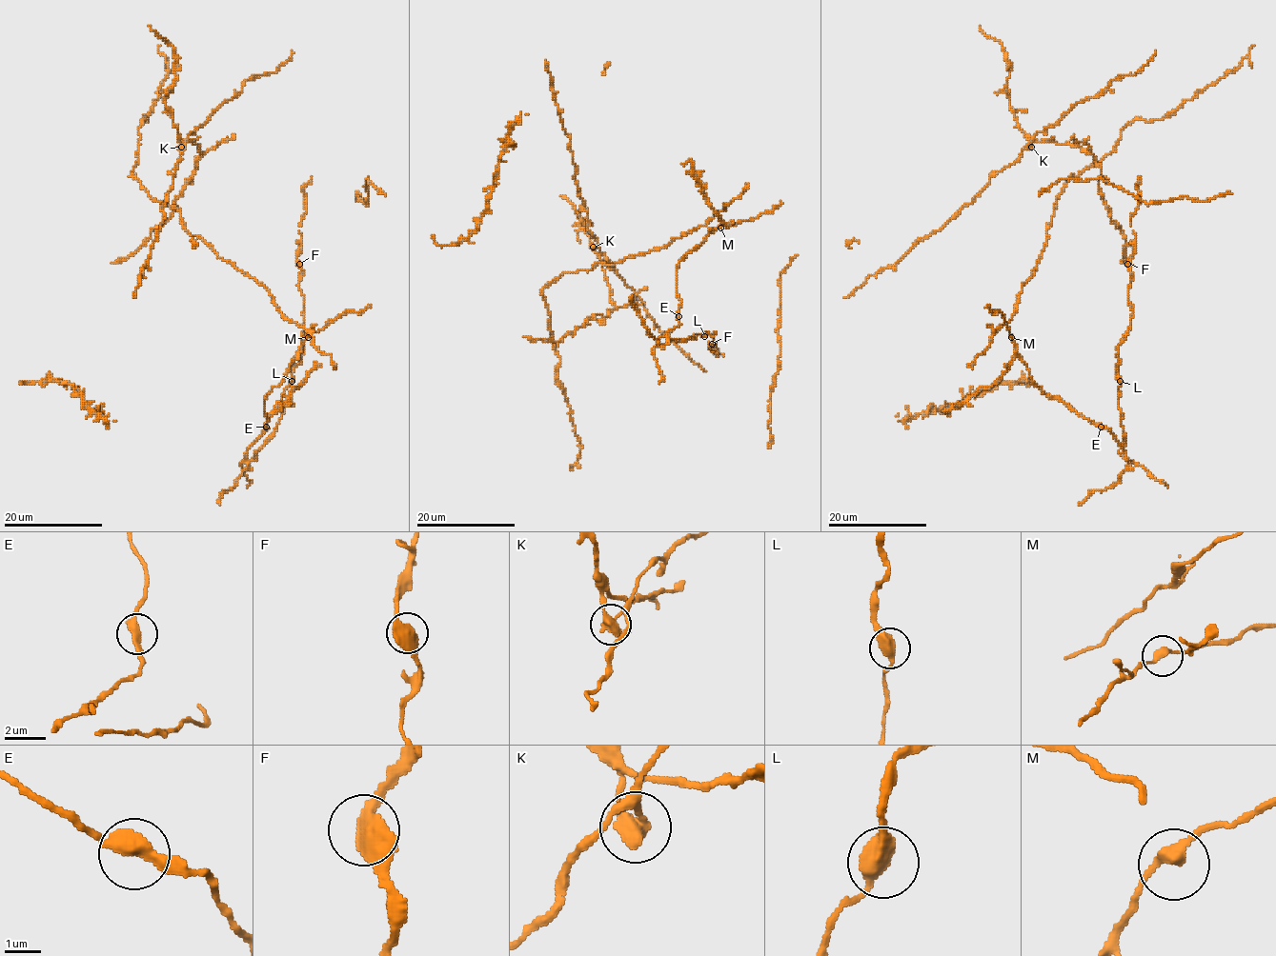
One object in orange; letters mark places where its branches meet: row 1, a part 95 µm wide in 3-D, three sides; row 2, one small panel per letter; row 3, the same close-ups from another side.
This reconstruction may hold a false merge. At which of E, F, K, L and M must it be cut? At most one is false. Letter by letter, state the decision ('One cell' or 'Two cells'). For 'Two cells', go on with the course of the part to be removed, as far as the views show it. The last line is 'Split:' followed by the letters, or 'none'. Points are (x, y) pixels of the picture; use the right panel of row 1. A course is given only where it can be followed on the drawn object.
E: One cell
F: One cell
K: Two cells. Course of the part to remove: (1031, 148), (1030, 140), (1079, 145), (1097, 161), (1102, 177), (1099, 188), (1110, 219), (1124, 239), (1122, 264)
L: One cell
M: One cell
Split: K

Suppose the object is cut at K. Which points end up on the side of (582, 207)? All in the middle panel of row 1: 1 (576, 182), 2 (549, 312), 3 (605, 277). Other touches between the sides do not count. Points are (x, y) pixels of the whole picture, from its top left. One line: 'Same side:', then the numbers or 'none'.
Same side: 1, 2

